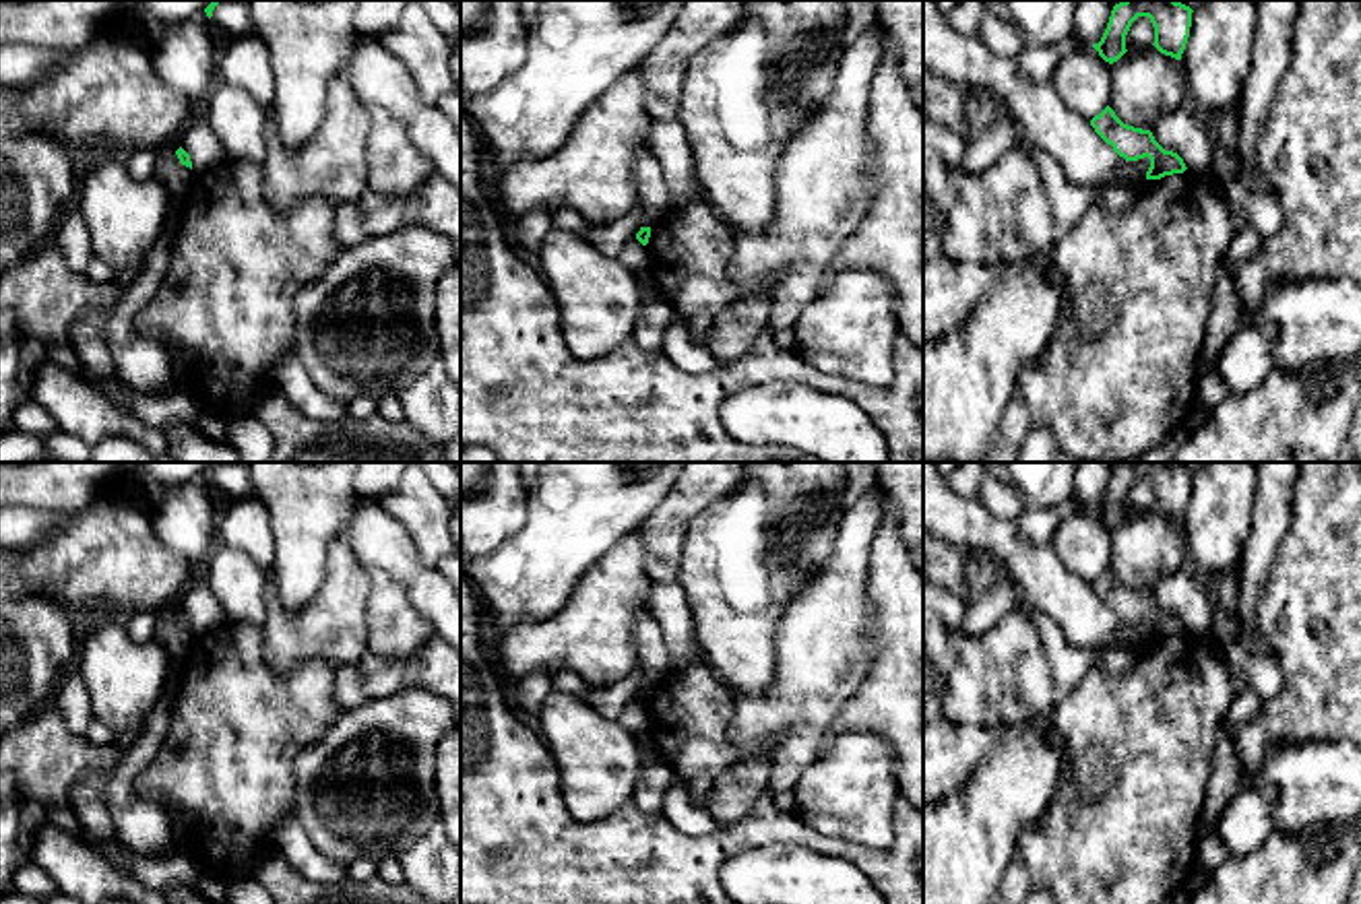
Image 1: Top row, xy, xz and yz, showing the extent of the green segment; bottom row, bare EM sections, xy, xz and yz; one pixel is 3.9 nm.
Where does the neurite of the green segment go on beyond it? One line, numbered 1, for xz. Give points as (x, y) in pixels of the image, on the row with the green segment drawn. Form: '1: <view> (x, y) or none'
1: none

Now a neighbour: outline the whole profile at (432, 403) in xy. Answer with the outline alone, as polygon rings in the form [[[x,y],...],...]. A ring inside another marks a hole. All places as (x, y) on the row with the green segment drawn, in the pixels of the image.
[[[436,359],[415,378],[399,400],[409,421],[430,446],[448,444],[461,431],[461,386],[448,376],[442,359]]]

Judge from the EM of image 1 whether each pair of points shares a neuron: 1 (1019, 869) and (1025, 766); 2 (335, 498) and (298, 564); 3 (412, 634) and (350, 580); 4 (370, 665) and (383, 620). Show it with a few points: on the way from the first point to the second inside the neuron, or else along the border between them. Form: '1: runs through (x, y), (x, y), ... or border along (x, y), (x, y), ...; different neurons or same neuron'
1: border along (1019, 857), (1000, 882); different neurons
2: runs through (319, 514), (302, 531), (300, 547); same neuron
3: border along (366, 570), (370, 578), (368, 644); different neurons
4: border along (422, 644), (399, 659), (368, 653); different neurons

